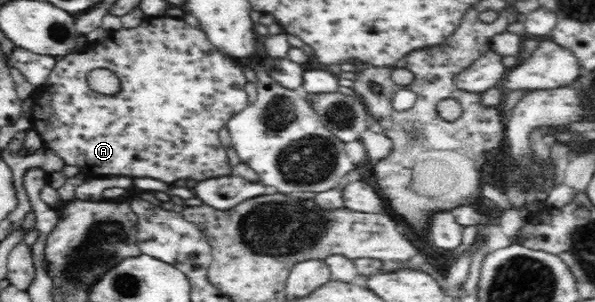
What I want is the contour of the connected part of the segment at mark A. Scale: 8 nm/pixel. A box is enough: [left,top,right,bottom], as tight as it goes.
[30,16,250,184]

